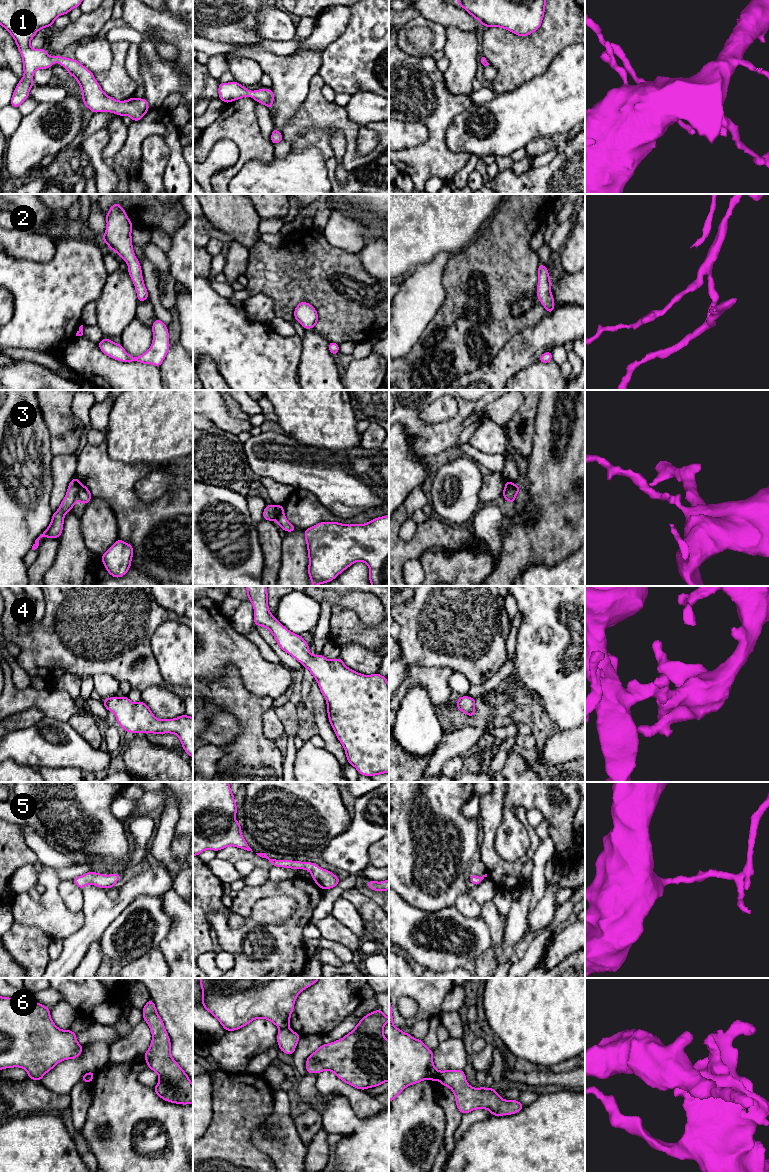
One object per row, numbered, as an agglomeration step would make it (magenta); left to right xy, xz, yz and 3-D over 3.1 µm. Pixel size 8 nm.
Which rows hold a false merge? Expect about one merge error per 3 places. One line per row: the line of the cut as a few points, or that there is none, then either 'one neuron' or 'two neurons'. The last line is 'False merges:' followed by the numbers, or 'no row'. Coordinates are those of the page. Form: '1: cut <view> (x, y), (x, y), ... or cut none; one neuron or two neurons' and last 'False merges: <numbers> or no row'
1: cut none; one neuron
2: cut none; one neuron
3: cut xy (81, 484), (76, 497); two neurons
4: cut none; one neuron
5: cut none; one neuron
6: cut xz (288, 1027), (280, 1029); two neurons
False merges: 3, 6

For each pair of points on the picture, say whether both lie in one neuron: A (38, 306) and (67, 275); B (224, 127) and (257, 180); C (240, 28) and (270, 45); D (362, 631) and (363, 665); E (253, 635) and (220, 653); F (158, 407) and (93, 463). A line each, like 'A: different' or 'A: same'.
A: same
B: different
C: different
D: different
E: different
F: different

